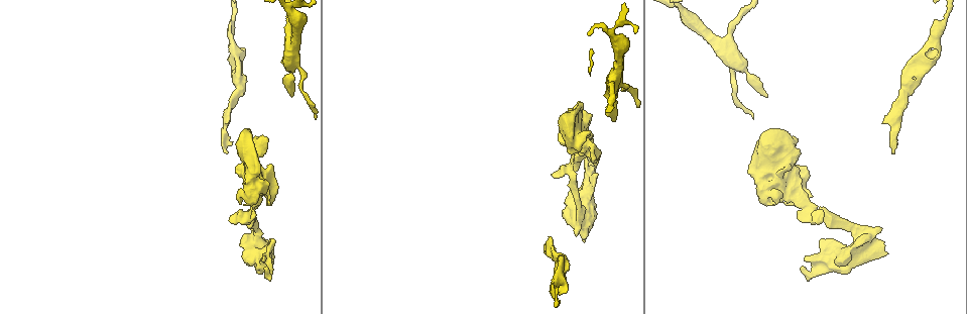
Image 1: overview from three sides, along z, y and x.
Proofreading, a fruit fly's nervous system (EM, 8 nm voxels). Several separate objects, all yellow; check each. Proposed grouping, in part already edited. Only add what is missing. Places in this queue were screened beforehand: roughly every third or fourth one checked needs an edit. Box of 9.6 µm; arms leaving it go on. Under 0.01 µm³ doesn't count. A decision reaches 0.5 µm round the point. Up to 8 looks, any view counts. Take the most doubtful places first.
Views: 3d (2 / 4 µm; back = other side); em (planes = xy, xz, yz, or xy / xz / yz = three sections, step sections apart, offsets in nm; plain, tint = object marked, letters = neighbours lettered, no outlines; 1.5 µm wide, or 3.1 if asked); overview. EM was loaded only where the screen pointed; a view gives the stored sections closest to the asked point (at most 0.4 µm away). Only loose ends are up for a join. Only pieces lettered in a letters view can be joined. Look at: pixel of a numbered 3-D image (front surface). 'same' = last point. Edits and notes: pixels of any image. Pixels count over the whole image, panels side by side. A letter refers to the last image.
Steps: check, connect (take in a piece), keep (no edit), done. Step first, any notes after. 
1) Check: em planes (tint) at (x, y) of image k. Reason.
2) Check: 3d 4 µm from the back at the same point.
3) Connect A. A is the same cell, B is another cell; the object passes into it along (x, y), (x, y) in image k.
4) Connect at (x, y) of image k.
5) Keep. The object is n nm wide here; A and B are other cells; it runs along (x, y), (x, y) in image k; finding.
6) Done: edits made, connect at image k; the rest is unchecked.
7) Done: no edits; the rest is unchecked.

Check: em planes (tint) at (290, 96) of image 1. Branch stops here.

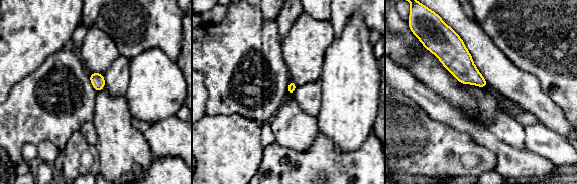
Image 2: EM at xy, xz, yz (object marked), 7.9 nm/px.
Check: em planes (letters) at the same point. What lies round it.

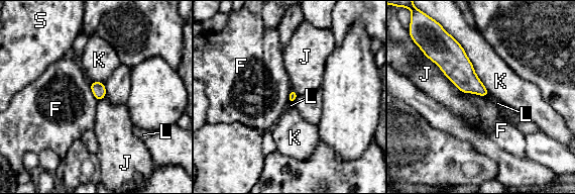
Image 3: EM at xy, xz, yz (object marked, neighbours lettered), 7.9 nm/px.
Keep. F, J, K, L and S are other cells; a border runs along (463, 92), (488, 95) in image 3; no lettered piece goes on from it.

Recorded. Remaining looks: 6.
Check: 3d 2 µm at (882, 121) of image 1. Free end.

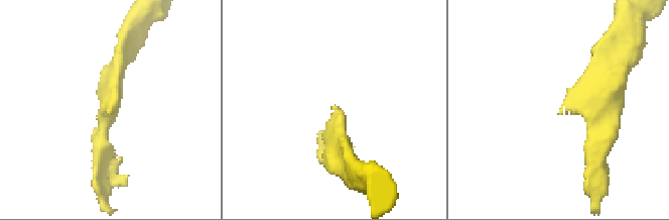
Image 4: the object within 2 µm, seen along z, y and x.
Check: em xz step 8 (tint) at (333, 107) of image 4. Need the tissue.

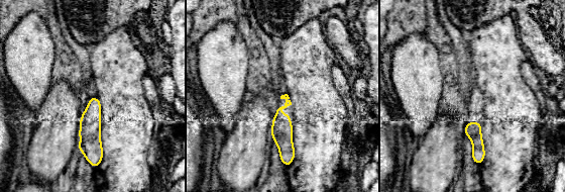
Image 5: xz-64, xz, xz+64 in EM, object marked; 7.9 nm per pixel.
Check: em planes (letters) at the same point.

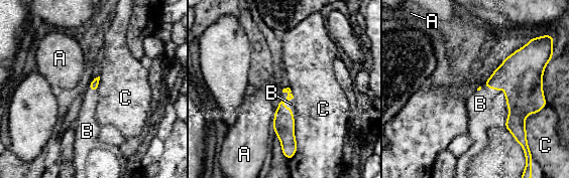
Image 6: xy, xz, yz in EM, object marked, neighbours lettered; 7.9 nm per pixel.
Connect B. The longest contact is with C, 340 nm; B is the same cell, A and C are other cells; the neuron continues.

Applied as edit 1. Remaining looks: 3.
Check: 3d 4 µm at (271, 167) of image 1. Free end.

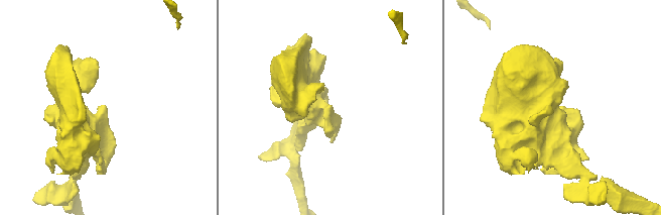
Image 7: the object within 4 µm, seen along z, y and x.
Check: em yz step 8 (tint) at (572, 110) of image 7. Now the EM.

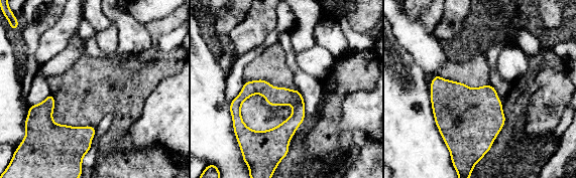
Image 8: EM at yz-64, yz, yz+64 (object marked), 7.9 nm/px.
Check: em planes (letters) at the same point.

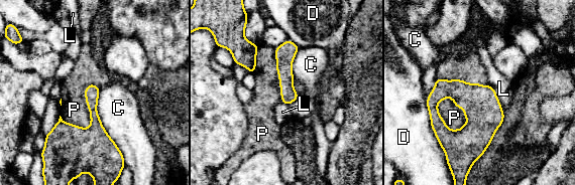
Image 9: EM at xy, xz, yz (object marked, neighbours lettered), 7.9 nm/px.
Keep. C, D, L and P are other cells; it runs along (289, 43), (285, 52), (285, 101) in image 9; no lettered piece goes on from it.

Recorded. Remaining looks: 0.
Done: edits made, connect at image 6; the rest is unchecked.

